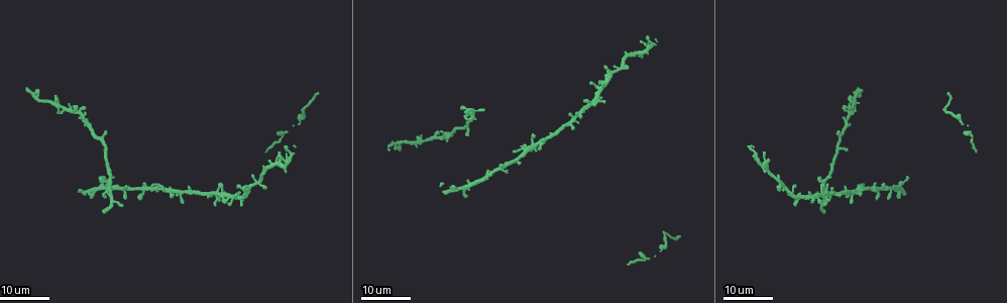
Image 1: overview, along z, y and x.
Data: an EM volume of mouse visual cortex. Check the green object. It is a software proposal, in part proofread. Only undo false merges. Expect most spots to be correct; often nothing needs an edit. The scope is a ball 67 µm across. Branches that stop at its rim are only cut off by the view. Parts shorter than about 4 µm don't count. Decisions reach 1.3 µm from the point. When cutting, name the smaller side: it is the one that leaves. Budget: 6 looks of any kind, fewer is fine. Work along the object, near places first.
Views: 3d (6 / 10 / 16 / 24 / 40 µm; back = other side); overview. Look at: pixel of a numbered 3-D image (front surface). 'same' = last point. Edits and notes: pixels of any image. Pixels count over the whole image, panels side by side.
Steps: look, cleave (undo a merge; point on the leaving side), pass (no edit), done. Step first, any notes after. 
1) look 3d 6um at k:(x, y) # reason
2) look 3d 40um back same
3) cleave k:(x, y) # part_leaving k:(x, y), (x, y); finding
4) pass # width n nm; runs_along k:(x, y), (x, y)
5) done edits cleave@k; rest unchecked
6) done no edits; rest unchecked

look 3d 24um at 1:(181, 191) # three arms meet

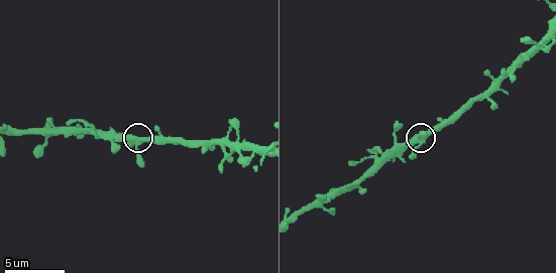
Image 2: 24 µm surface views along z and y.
look 3d 6um at 2:(141, 141)

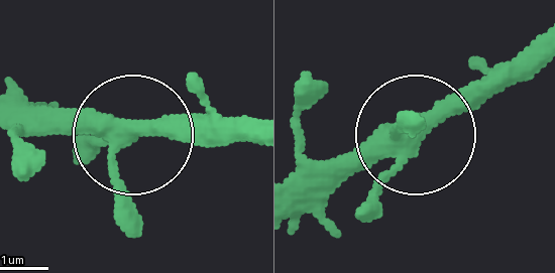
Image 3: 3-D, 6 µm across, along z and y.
pass # arms 3; runs_along 3:(131, 122), (39, 130); continuous, no second neuron

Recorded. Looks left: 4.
look 3d 24um at 1:(108, 177)

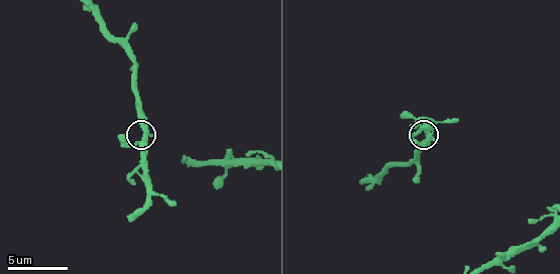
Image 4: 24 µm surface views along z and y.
look 3d 10um at 4:(147, 138) # zoom in

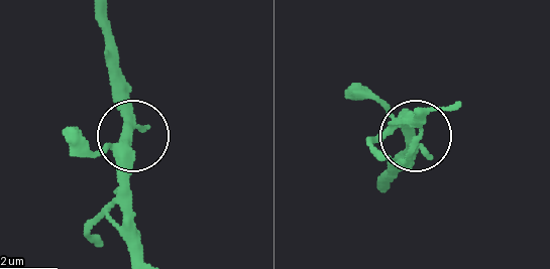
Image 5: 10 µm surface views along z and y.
pass # width 360 nm; continuous, no second neuron

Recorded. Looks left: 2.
look 3d 6um at 2:(378, 159) # looks like a crossing

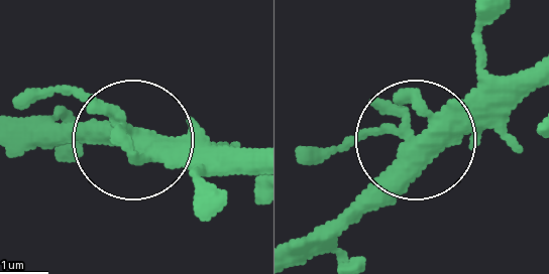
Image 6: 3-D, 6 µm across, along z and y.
pass # arms 4; runs_along 6:(536, 64), (439, 116), (323, 233); all the same neuron

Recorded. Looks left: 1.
done no edits; rest unchecked

